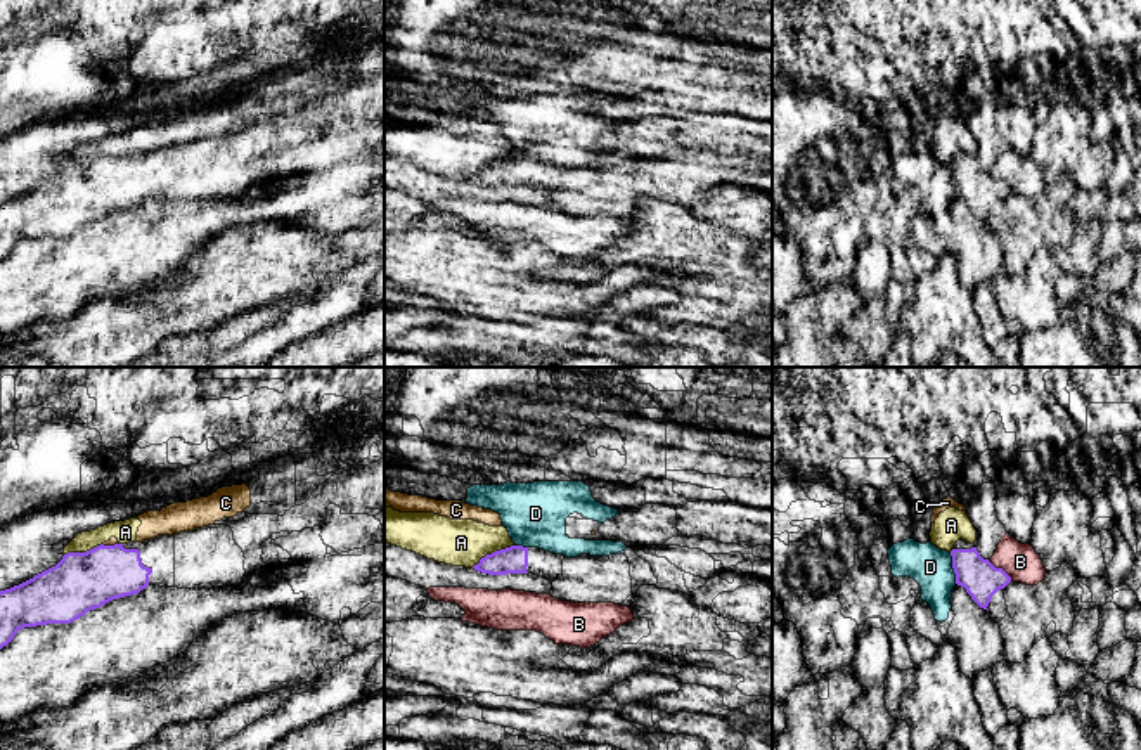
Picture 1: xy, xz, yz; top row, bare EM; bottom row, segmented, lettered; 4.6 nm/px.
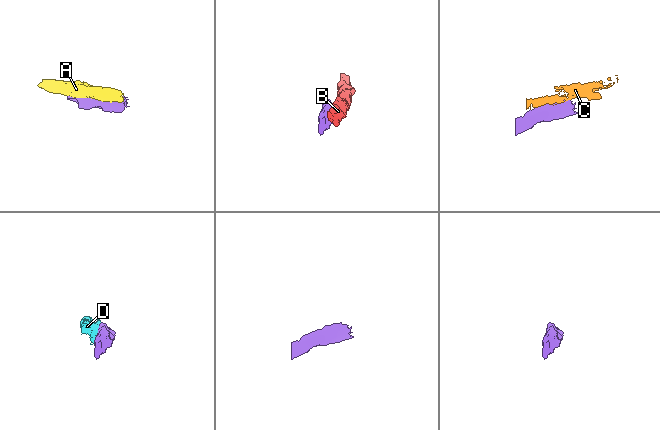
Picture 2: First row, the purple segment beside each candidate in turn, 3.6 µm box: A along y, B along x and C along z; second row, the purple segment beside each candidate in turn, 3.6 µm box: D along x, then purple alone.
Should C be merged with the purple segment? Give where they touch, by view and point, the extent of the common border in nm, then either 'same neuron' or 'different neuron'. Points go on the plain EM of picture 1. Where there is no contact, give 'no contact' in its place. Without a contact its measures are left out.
meets purple in xy at (109, 158); contact 80 nm long; different neuron

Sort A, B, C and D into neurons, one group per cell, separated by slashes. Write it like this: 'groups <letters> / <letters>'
groups A C / B / D

